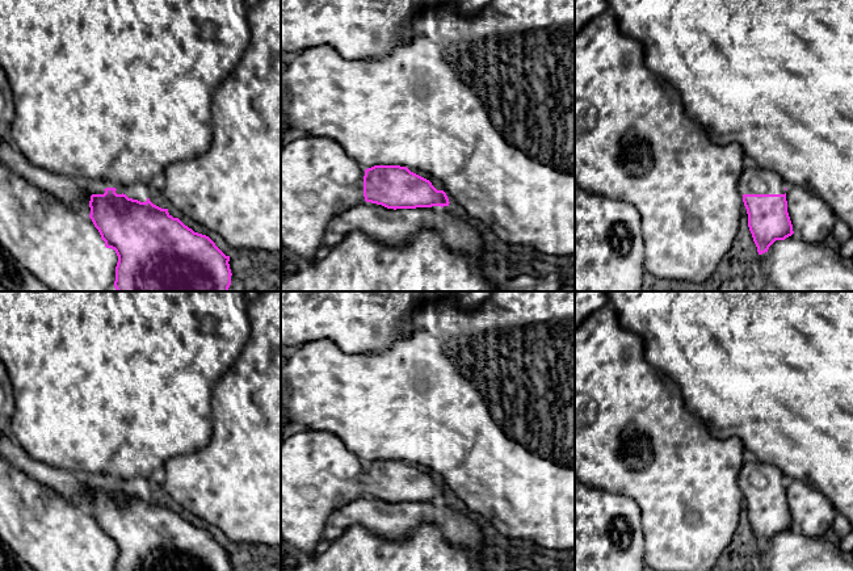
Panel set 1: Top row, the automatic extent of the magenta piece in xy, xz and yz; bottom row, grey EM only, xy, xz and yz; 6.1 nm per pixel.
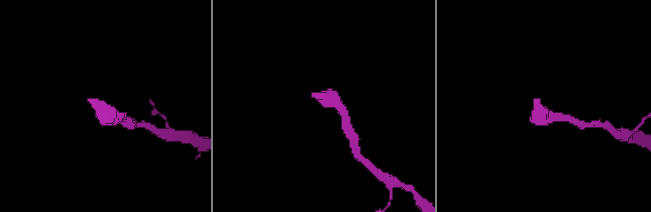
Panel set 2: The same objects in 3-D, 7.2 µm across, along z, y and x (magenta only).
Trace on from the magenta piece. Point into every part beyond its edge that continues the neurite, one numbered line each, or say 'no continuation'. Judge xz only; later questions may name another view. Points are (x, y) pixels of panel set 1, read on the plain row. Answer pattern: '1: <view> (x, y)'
no continuation

